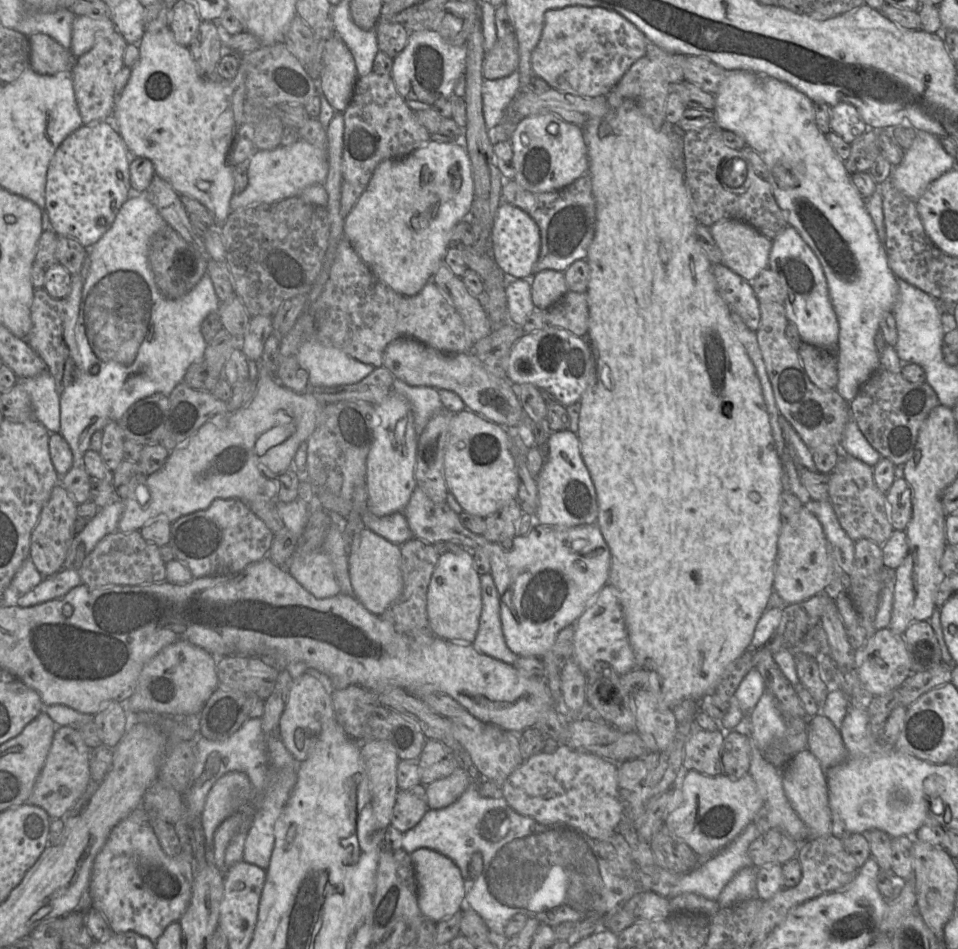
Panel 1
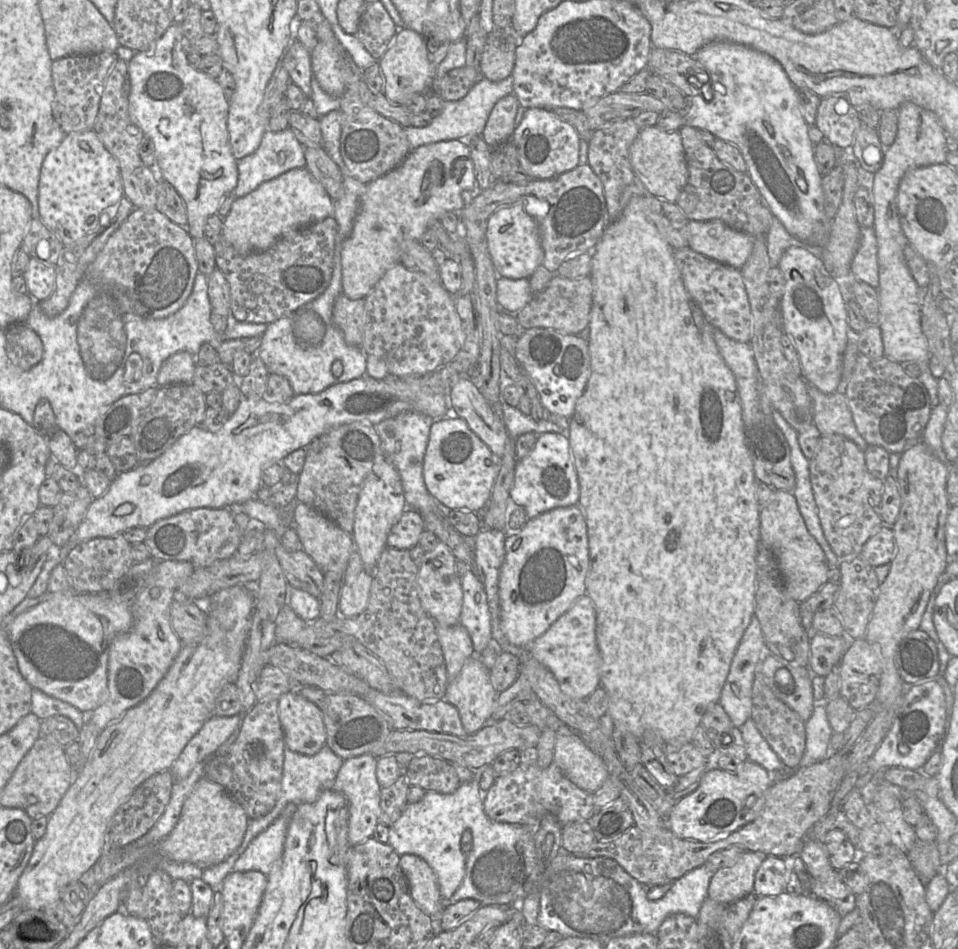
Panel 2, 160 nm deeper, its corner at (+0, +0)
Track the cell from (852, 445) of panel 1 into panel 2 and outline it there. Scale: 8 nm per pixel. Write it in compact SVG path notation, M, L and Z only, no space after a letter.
M808 386L813 403L813 424L824 435L840 434L855 442L863 451L868 443L859 434L847 396L843 392L822 393Z

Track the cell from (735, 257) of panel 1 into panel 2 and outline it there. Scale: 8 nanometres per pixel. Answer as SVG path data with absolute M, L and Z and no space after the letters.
M720 220L690 221L688 247L724 265L741 269L754 245L754 237Z

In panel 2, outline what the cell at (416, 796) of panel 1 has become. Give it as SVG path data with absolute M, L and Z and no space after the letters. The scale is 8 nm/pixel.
M402 776L388 787L381 788L379 823L391 827L407 806L409 783Z

